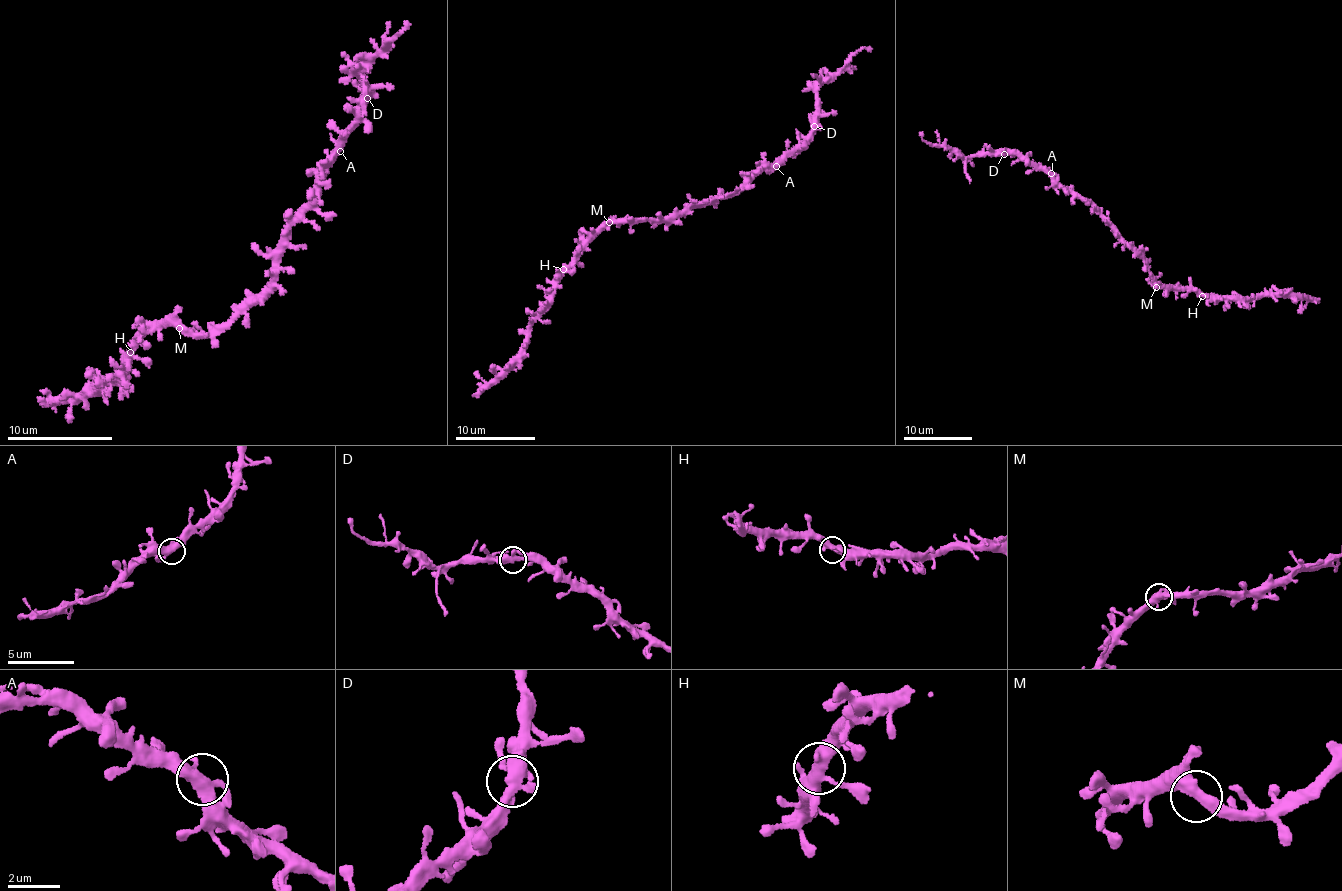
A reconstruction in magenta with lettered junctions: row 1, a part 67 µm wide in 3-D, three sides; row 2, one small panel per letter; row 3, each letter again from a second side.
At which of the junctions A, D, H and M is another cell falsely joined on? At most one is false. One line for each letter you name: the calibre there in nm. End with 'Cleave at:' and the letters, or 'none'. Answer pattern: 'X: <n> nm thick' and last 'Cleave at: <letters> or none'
Cleave at: none

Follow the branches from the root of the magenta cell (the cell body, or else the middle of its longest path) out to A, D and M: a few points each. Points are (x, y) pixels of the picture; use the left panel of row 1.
A: (264, 296), (273, 277), (273, 264), (292, 225), (300, 222), (329, 162), (340, 151)
D: (264, 296), (292, 225), (300, 222), (367, 97)
M: (264, 296), (237, 307), (227, 324), (216, 325), (209, 333), (188, 336), (179, 328)

